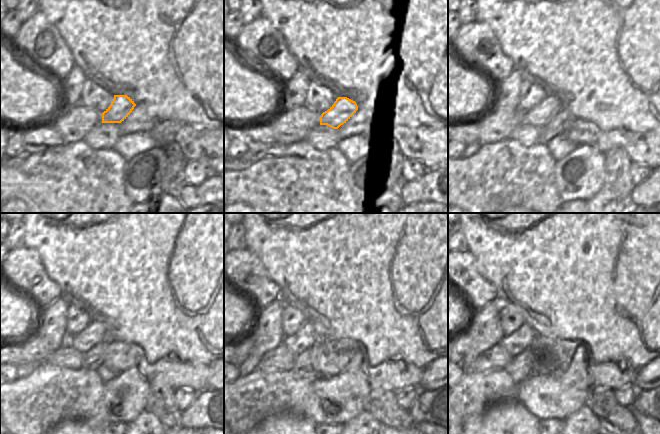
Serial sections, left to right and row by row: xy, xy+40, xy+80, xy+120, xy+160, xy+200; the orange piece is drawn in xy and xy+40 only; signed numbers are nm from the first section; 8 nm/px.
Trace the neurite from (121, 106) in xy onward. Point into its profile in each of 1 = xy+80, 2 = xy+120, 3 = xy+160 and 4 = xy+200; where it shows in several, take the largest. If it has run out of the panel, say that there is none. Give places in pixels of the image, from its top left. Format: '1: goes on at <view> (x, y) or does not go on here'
1: goes on at xy+80 (550, 114)
2: goes on at xy+120 (92, 340)
3: goes on at xy+160 (307, 336)
4: goes on at xy+200 (519, 341)

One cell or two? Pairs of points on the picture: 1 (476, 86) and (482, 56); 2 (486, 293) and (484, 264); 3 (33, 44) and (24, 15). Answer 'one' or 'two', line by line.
1: two
2: two
3: two

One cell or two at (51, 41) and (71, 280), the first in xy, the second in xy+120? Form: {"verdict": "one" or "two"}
{"verdict": "two"}

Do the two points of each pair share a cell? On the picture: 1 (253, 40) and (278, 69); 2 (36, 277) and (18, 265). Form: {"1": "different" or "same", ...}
{"1": "same", "2": "same"}

